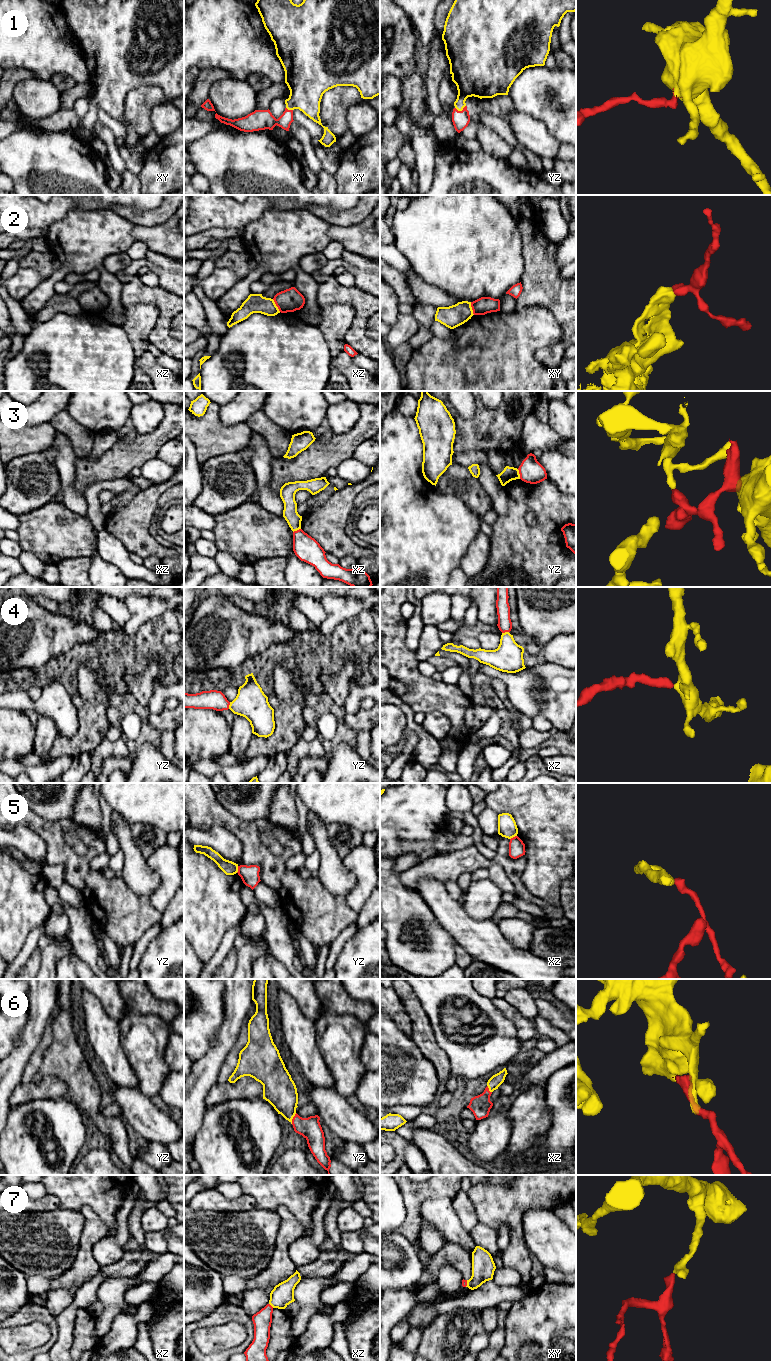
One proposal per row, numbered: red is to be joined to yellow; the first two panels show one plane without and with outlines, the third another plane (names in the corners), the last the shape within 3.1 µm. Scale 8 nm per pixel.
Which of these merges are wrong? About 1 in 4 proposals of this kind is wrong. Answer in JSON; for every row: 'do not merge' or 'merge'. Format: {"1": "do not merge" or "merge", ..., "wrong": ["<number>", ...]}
{"1": "merge", "2": "do not merge", "3": "do not merge", "4": "merge", "5": "do not merge", "6": "merge", "7": "merge", "wrong": ["2", "3", "5"]}

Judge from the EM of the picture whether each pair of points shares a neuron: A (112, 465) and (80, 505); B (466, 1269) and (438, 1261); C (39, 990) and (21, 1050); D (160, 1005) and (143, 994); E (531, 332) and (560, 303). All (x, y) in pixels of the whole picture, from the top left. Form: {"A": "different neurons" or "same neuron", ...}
{"A": "different neurons", "B": "same neuron", "C": "same neuron", "D": "same neuron", "E": "different neurons"}

